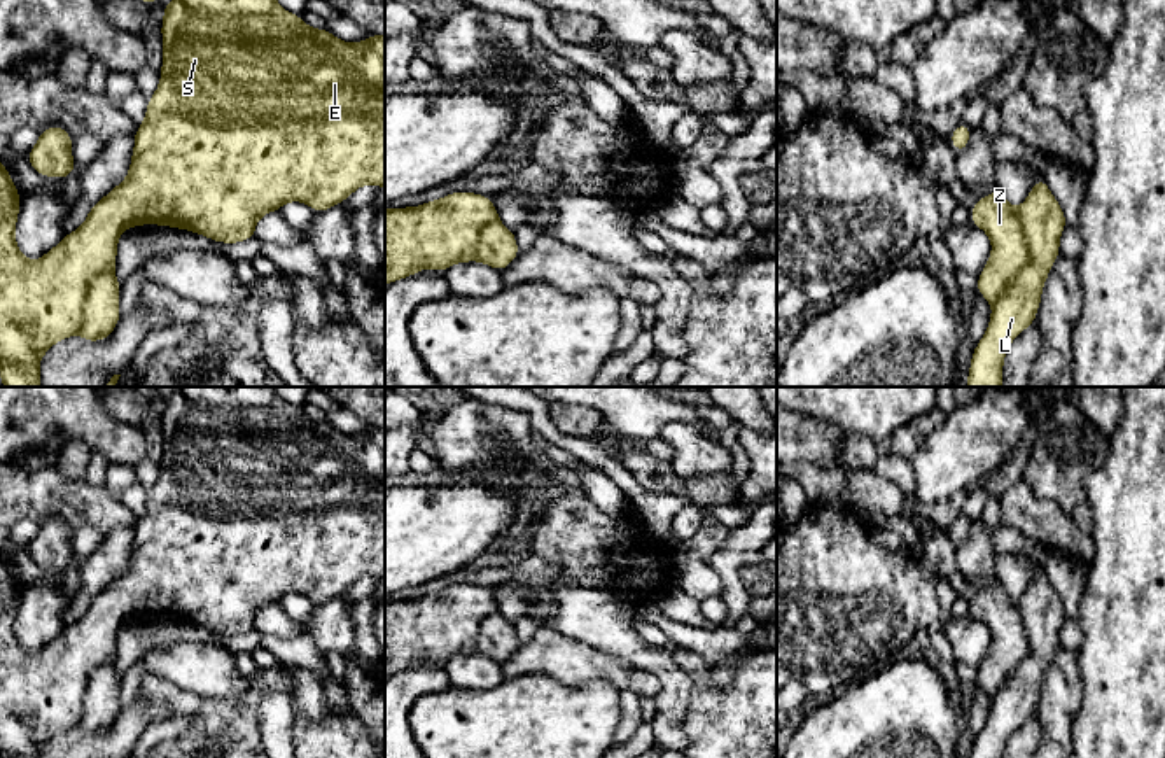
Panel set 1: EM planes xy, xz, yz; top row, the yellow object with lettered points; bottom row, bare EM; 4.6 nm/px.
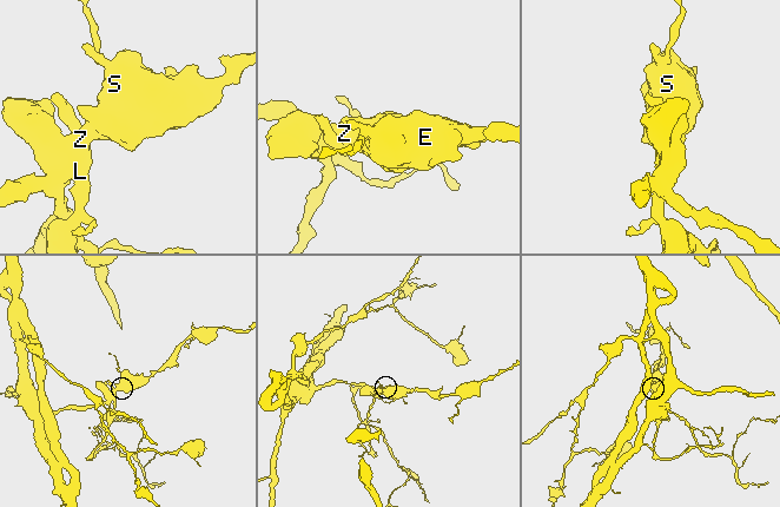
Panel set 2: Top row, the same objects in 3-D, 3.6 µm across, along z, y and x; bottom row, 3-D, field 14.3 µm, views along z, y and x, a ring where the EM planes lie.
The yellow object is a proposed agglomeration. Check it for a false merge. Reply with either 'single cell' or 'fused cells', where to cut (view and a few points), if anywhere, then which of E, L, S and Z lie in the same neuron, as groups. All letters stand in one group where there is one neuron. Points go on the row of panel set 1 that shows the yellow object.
fused cells | yz (1018, 210), (1029, 263), (992, 305) | E S Z / L

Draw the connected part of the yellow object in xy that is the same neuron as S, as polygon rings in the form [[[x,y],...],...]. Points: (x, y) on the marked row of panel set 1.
[[[173,0],[163,5],[164,60],[159,70],[161,82],[147,100],[145,121],[133,135],[129,172],[121,184],[89,208],[89,215],[73,233],[65,235],[56,247],[37,261],[26,259],[17,249],[16,222],[21,194],[7,166],[0,163],[0,380],[5,387],[42,387],[38,362],[54,343],[79,334],[89,284],[96,275],[115,266],[117,240],[124,229],[143,224],[171,226],[203,235],[217,243],[241,243],[255,236],[255,226],[262,215],[278,212],[289,201],[303,201],[322,214],[343,203],[360,186],[385,187],[385,33],[346,44],[327,28],[310,28],[303,16],[290,14],[276,0]]]

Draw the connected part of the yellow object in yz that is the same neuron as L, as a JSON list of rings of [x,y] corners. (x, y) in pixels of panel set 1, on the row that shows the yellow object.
[[[1041,175],[1036,179],[1032,191],[1027,194],[1018,212],[1030,261],[1023,266],[1022,273],[1008,284],[1006,292],[994,303],[988,327],[973,350],[966,387],[1002,387],[1001,380],[1006,350],[1023,329],[1034,326],[1048,273],[1060,256],[1058,240],[1067,226],[1067,217]]]

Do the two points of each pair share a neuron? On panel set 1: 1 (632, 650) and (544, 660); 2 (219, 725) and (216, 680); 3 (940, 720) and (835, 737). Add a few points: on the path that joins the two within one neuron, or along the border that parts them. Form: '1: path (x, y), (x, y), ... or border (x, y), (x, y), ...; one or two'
1: border (567, 638), (583, 641), (644, 669); two
2: border (252, 685), (233, 695), (209, 695), (205, 699); two
3: path (913, 720), (887, 718), (872, 734), (861, 737); one

